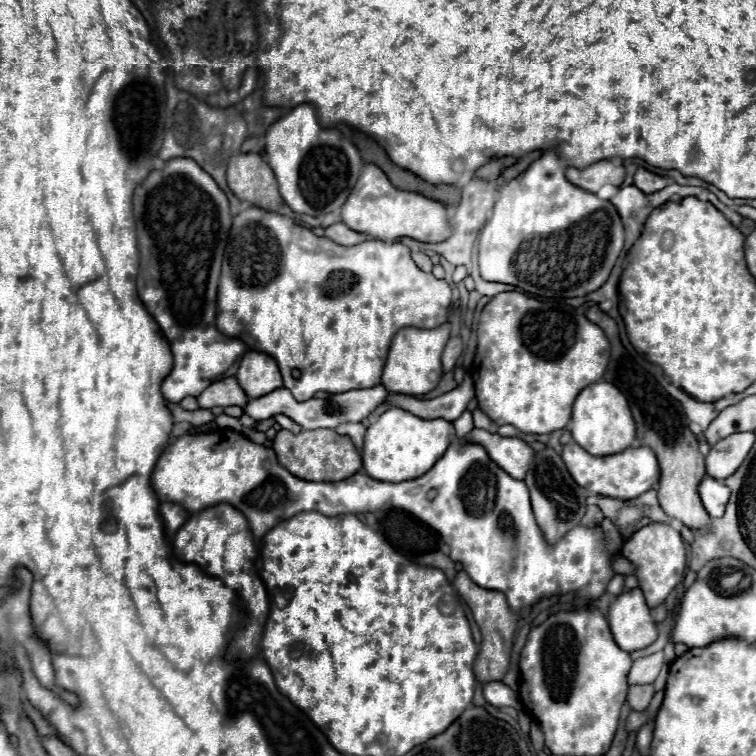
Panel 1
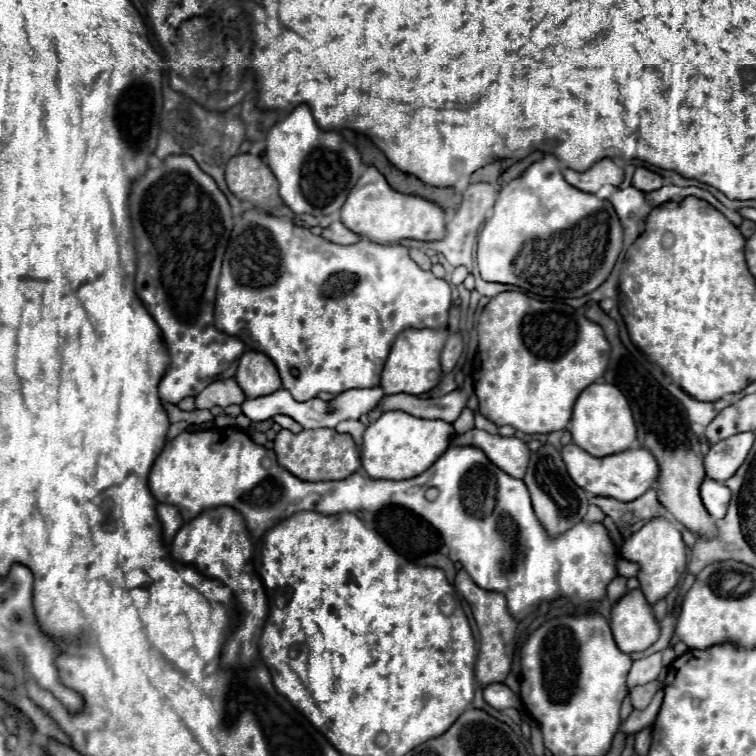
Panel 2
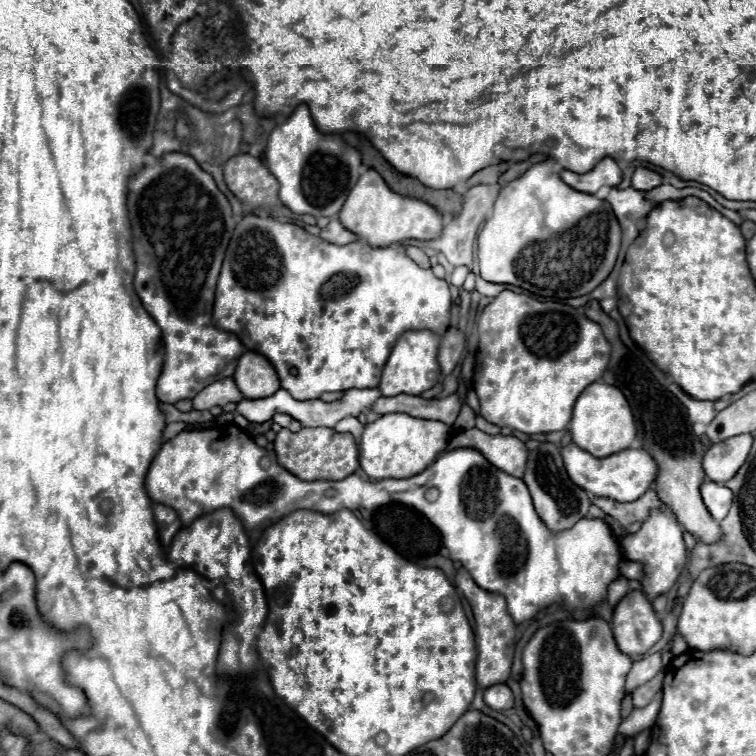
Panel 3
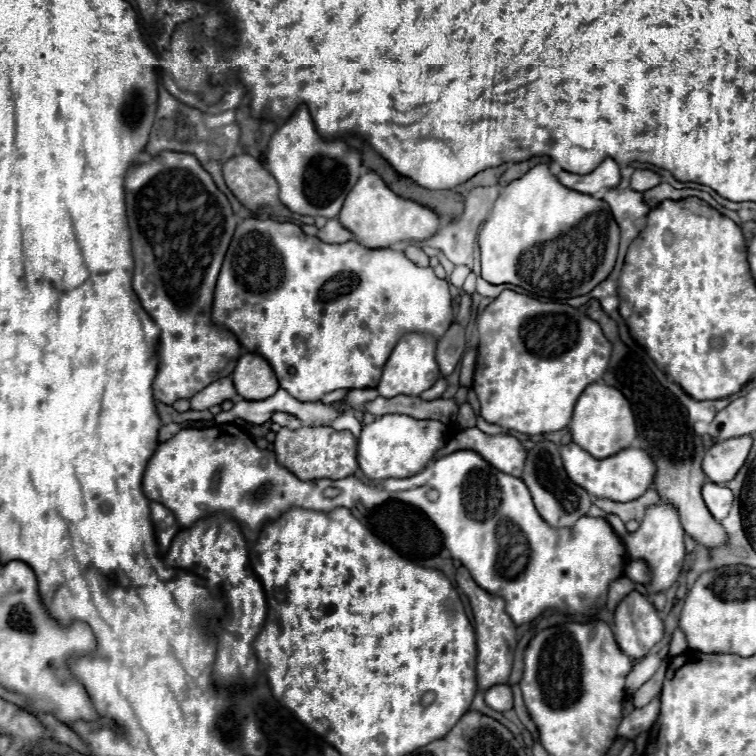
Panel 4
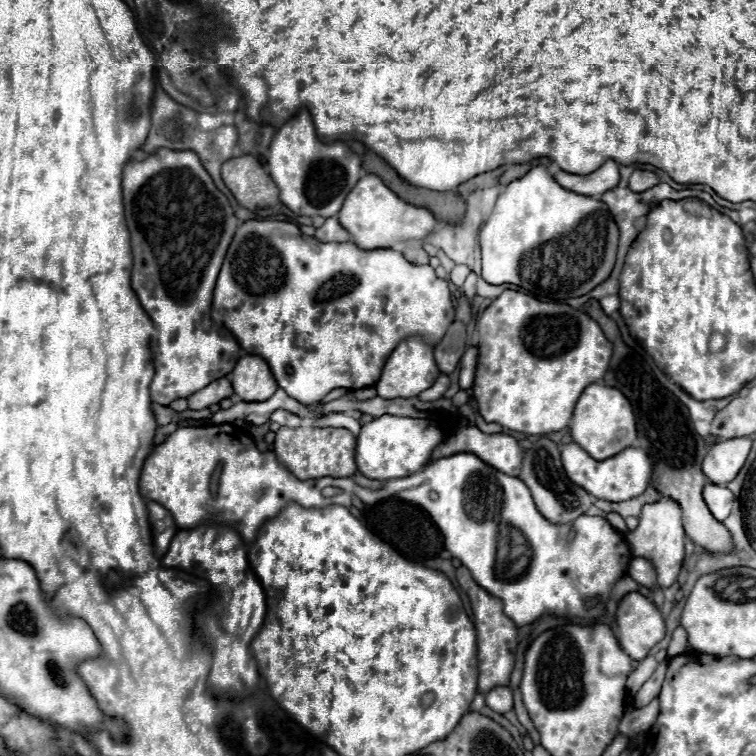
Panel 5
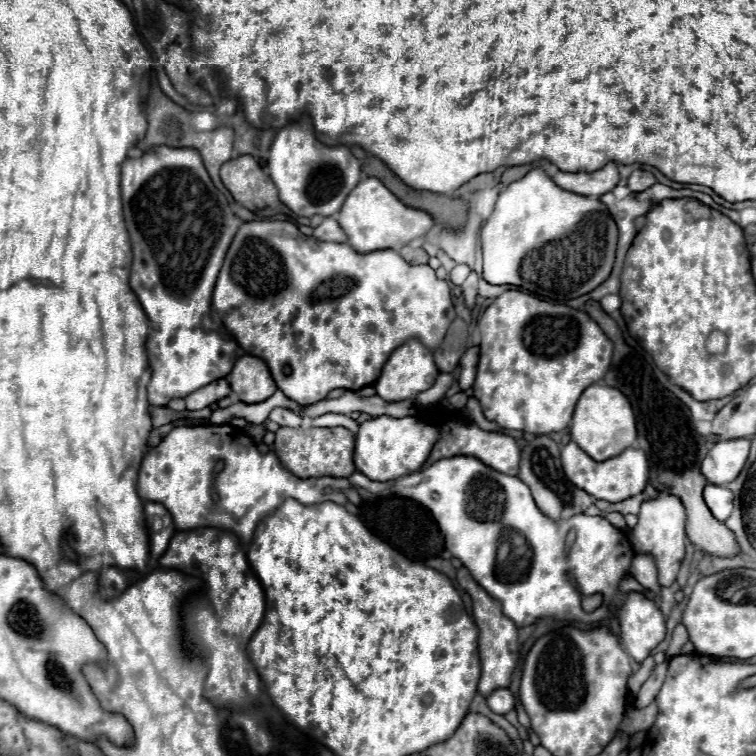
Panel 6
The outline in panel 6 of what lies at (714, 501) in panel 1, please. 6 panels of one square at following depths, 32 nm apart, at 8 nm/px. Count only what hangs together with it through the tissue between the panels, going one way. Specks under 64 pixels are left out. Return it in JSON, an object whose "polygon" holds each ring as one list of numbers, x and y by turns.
{"polygon":[[708,484,704,488,704,500,706,500,706,504,708,504,708,508,710,508,710,512,714,514,716,520,724,522,724,520,730,518,734,496,732,496,732,492,728,488]]}

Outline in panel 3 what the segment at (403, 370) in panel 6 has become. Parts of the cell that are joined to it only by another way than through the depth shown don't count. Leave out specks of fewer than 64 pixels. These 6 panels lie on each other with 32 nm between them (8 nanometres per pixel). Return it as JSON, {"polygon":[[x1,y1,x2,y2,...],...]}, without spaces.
{"polygon":[[404,332,396,346,390,352,390,358,384,366,382,372,382,380,380,380,380,392,382,396,398,396,398,394,410,394,410,396,420,396,422,392,430,390,434,384,440,382,440,366,438,366,438,344,440,344,442,336,434,334,434,332]]}

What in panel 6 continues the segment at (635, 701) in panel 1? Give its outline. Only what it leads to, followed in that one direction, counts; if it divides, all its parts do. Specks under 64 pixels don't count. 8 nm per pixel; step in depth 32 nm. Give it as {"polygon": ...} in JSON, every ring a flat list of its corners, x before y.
{"polygon":[[662,662,662,664,658,664,658,666,654,668,652,676,644,682,644,686,640,688,640,692,638,692,638,696,636,696,636,708,646,708,648,704,654,702,660,686,662,686,662,682,664,682,664,678,666,678,666,668,668,668,668,662]]}

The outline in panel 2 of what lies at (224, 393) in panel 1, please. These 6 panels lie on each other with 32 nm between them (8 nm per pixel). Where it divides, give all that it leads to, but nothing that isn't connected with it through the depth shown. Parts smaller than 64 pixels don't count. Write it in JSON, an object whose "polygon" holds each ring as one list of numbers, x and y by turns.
{"polygon":[[226,378,220,382,210,384,204,388,196,398,194,404,198,410,210,410,212,406,230,406,230,404,242,404,246,400,244,392,238,388,234,378]]}

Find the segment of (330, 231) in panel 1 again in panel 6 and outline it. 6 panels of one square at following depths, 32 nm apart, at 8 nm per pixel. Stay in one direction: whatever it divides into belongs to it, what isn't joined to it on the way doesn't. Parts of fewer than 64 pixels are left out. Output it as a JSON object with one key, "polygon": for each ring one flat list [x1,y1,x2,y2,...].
{"polygon":[[324,218,324,222,314,228,312,236,318,238,320,242,338,242,338,244,346,242,346,234,338,228,338,222,334,218]]}

